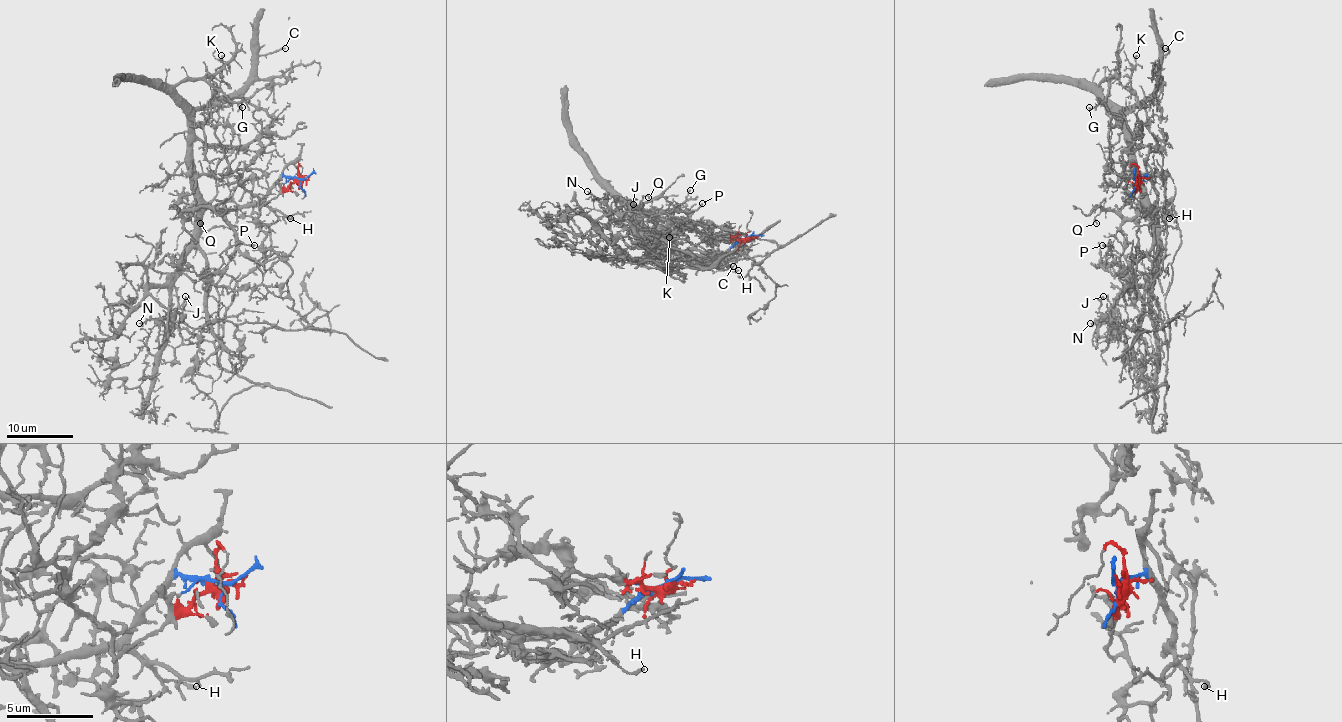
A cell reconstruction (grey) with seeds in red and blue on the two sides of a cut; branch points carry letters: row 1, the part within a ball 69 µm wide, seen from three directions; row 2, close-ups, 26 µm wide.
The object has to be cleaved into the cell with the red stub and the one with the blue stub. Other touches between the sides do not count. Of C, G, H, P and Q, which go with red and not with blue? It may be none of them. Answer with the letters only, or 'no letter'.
P

